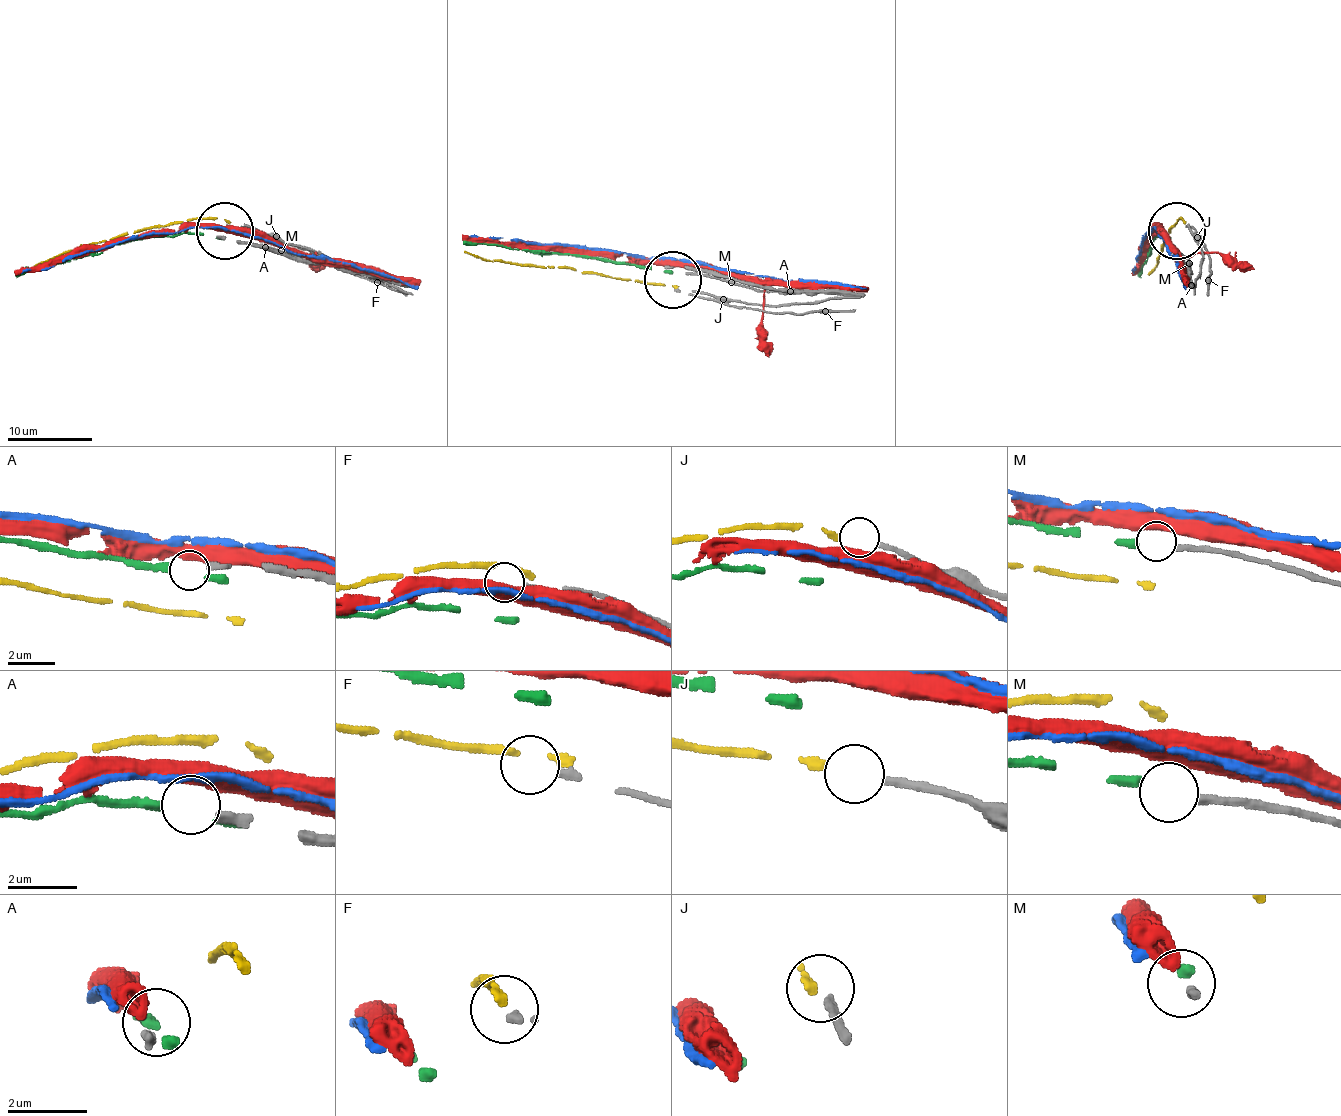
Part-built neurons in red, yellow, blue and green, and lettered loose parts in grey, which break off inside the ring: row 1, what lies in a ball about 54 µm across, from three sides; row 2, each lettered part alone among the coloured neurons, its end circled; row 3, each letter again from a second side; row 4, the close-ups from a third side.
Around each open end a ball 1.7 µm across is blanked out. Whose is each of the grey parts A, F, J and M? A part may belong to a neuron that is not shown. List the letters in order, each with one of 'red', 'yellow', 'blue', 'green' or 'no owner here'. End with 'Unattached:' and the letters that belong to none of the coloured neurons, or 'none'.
A: no owner here
F: no owner here
J: yellow
M: green
Unattached: A, F

